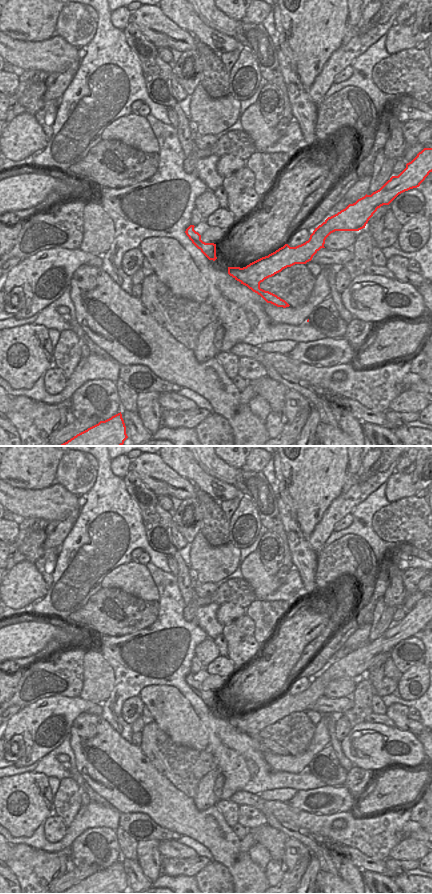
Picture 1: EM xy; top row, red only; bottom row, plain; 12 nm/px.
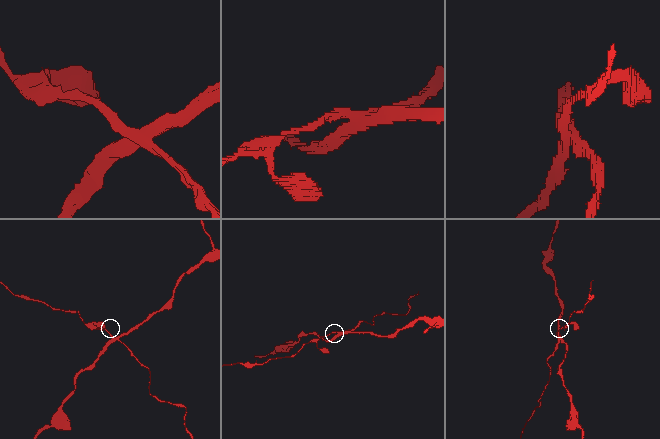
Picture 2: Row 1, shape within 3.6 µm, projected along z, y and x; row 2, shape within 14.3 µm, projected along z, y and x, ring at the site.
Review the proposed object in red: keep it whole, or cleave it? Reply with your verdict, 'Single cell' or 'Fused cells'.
Fused cells.

